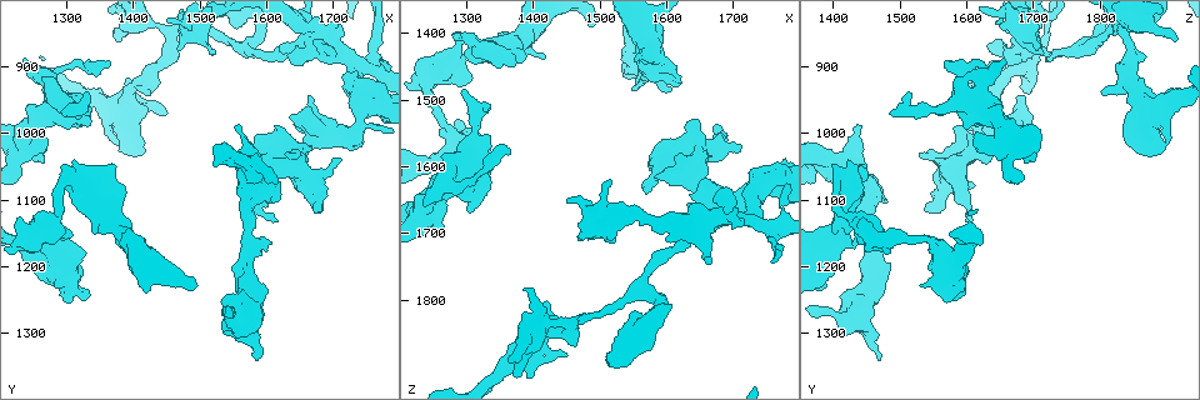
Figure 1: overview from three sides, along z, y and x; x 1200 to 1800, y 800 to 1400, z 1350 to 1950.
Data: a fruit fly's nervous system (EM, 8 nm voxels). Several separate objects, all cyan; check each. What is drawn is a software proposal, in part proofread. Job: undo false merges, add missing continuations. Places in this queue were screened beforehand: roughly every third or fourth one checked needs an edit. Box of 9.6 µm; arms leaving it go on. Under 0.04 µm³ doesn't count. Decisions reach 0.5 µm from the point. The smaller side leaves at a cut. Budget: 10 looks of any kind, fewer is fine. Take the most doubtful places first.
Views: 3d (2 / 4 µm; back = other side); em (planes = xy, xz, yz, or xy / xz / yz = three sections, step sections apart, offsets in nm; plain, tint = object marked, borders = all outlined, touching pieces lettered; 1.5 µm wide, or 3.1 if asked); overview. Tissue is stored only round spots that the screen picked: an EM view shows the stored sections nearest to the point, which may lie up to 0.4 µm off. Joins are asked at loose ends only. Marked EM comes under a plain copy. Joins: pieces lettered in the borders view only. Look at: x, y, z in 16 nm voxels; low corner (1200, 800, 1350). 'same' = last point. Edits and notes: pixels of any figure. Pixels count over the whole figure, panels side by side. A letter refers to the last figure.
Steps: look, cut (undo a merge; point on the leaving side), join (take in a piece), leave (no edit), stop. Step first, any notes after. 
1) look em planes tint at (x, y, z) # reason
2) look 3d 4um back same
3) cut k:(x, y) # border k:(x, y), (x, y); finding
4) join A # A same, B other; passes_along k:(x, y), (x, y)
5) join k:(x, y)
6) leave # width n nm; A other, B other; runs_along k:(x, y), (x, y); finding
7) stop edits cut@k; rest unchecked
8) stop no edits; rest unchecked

look 3d 2um at (1665, 855, 1690) # abrupt turn

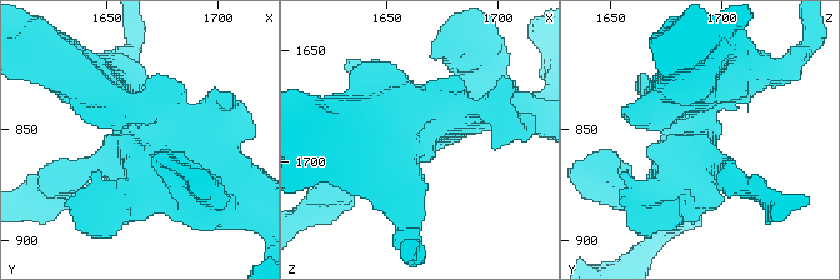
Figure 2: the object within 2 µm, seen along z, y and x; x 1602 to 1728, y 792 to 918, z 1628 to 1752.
look em xz step 8 tint at (1664, 858, 1688)

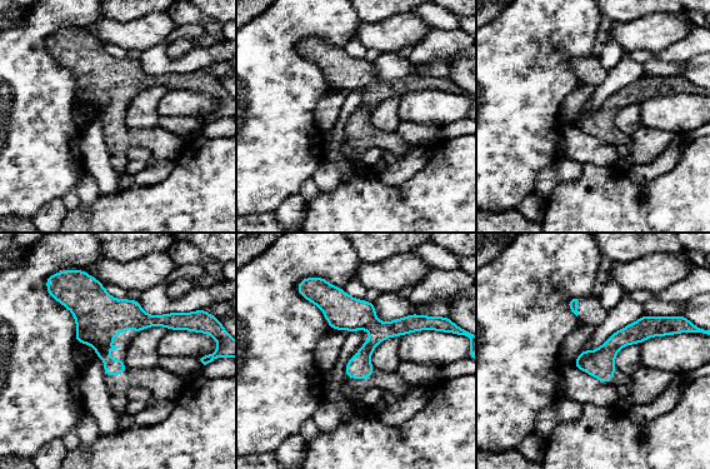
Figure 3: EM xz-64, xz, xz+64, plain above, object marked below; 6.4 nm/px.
look em xz step 8 borders same

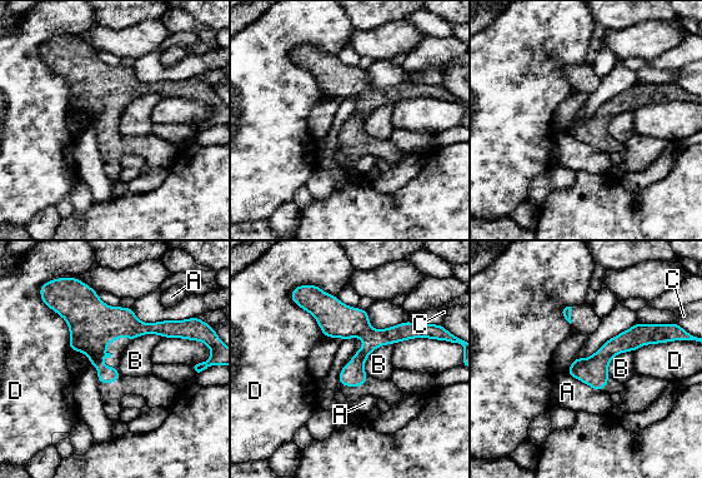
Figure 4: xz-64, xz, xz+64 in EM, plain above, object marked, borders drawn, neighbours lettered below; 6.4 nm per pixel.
leave # width 180 nm; longest_contact D 300 nm; A other, B other, C other, D other; all the same neuron

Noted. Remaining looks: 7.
look em planes borders at (1610, 990, 1590) # free end

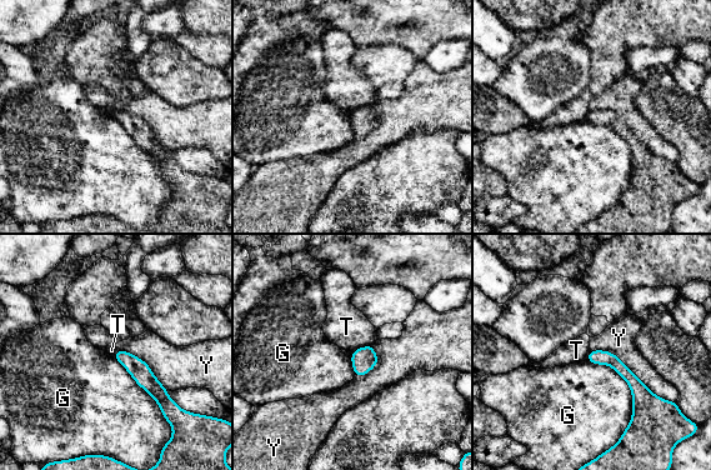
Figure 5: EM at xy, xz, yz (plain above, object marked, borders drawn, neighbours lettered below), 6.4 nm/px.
leave # G other, T other, Y other; none of them fits

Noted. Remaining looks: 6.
look 3d 4um at (1360, 895, 1580) # an open end

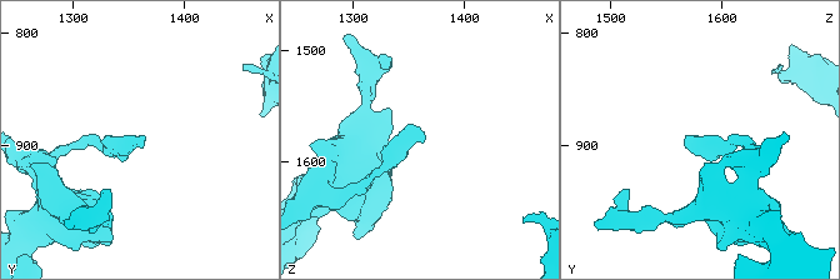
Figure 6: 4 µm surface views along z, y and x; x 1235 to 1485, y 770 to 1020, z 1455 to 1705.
look em yz step 8 tint at (1364, 892, 1578) # now the EM

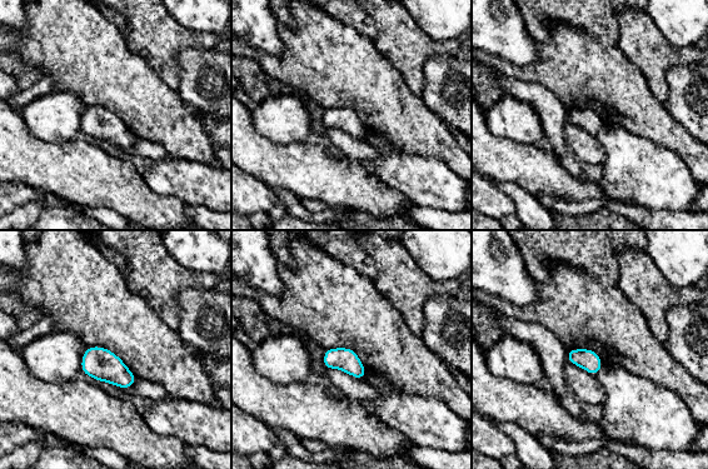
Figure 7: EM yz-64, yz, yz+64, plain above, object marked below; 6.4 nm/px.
look em planes borders same

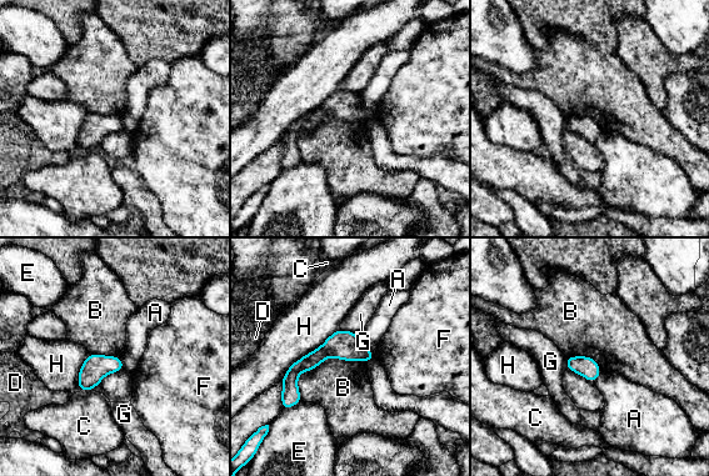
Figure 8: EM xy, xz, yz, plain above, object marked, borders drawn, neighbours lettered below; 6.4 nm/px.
leave # longest_contact B 500 nm; A other, B other, C other, D other, E other, F other, G other, H other; none of them fits

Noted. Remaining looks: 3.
look 3d 4um at (1590, 1335, 1470) # free end

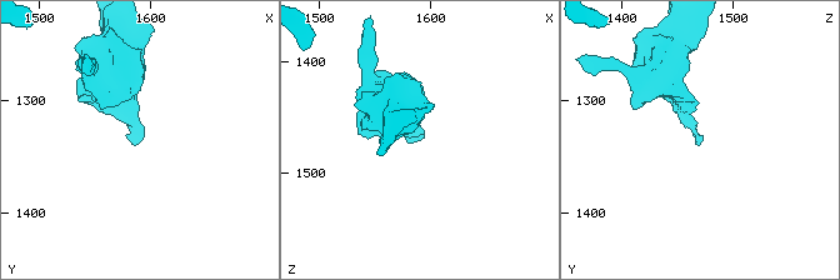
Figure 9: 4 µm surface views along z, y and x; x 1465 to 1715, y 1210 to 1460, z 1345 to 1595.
look em xz step 4 borders at (1586, 1338, 1470)

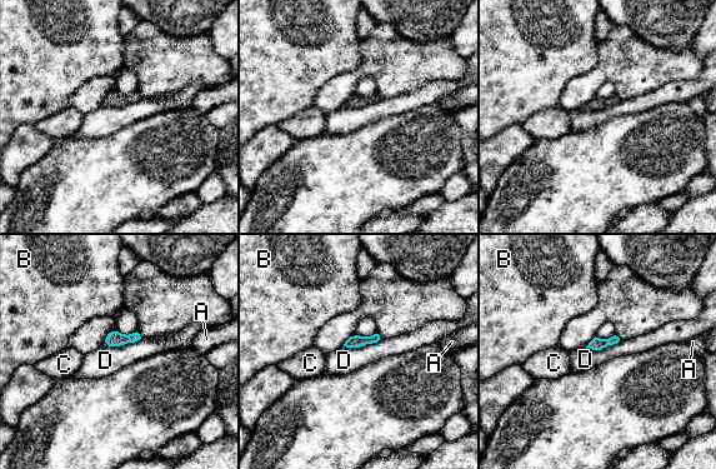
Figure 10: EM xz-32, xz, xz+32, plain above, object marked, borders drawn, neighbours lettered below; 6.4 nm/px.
look em planes borders same

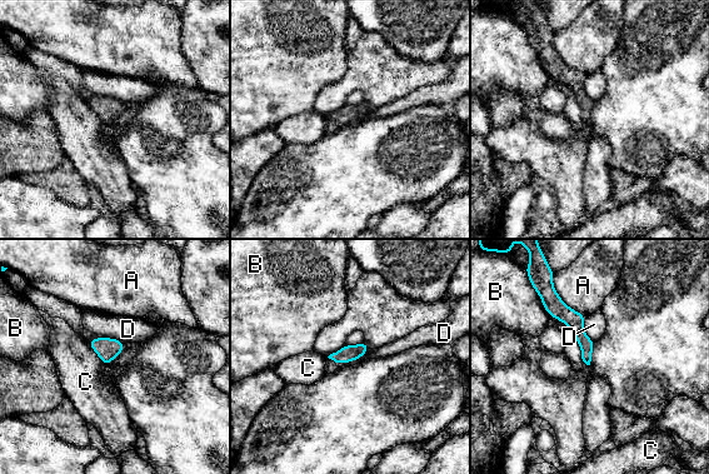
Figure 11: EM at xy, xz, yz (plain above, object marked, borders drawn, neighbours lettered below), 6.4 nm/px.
leave # A other, B other, C other, D other; no lettered piece goes on from it

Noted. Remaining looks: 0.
stop no edits; rest unchecked

